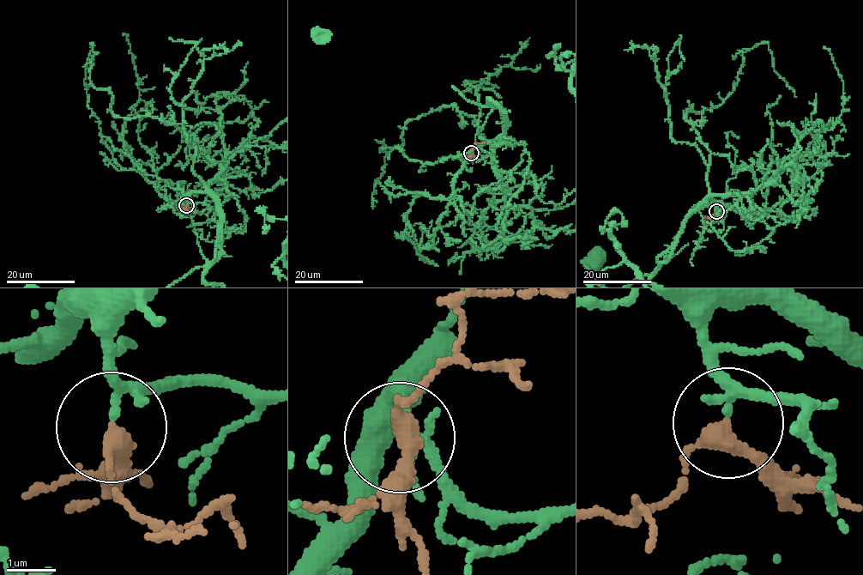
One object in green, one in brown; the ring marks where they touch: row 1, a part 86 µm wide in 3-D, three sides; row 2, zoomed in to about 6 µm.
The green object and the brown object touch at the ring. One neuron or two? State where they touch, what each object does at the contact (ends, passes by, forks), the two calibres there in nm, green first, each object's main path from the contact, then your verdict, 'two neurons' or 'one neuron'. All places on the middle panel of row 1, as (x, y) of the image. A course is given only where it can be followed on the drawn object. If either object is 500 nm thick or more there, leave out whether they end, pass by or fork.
at (471, 153); green forks there; brown passes by; 120 nm thick on the green side, 300 nm on the other; brown runs (471, 153), (475, 143), (484, 142); one neuron

